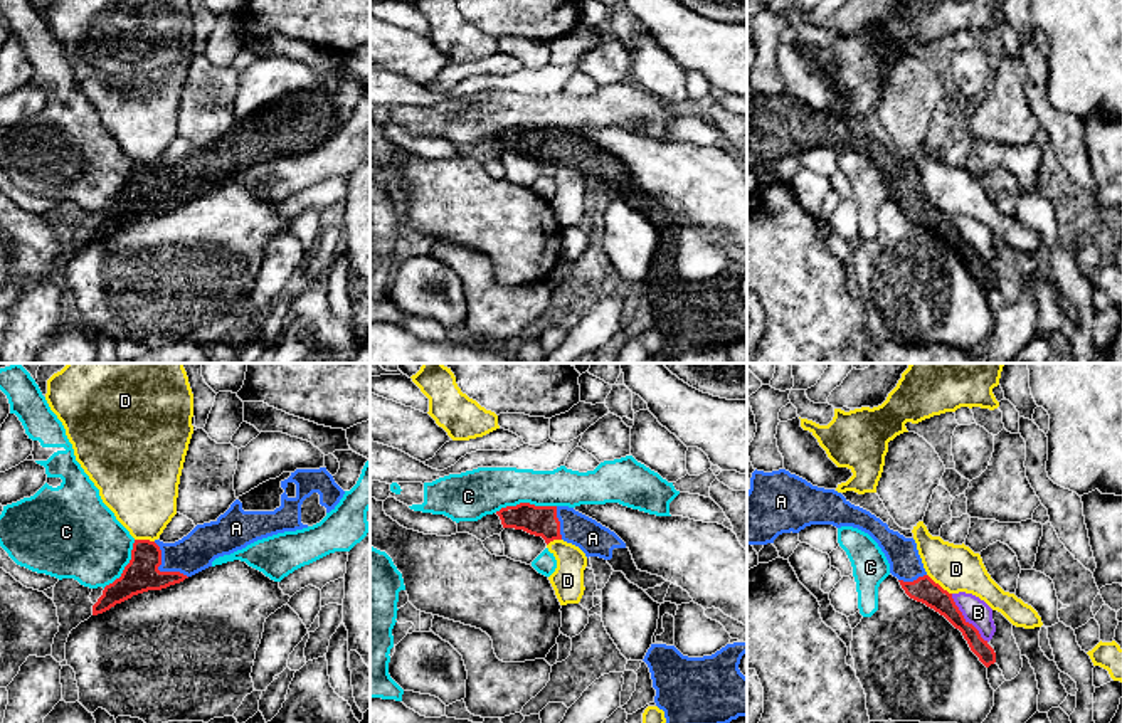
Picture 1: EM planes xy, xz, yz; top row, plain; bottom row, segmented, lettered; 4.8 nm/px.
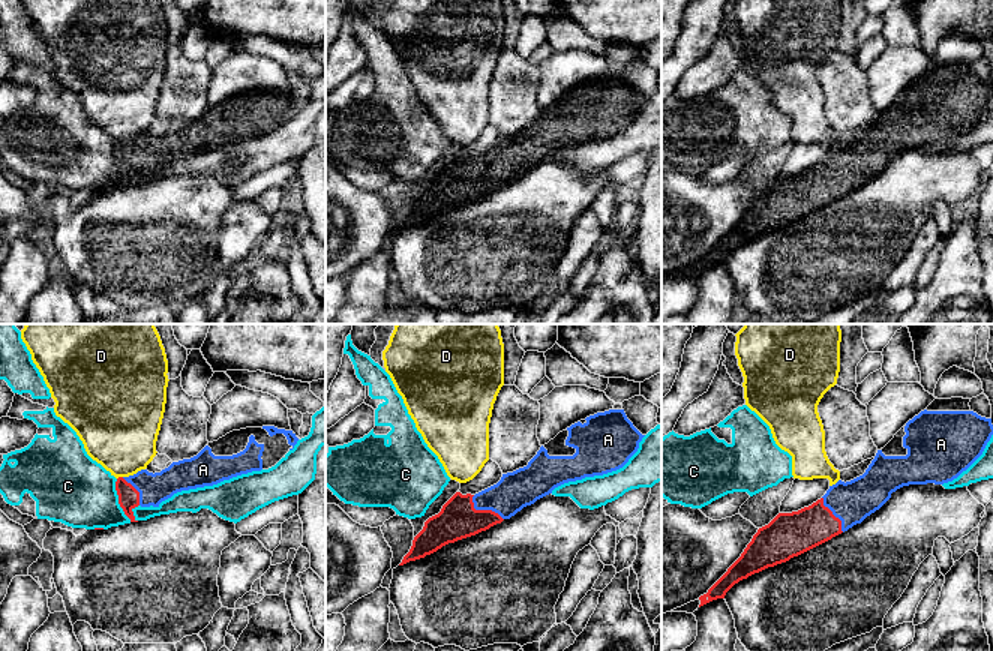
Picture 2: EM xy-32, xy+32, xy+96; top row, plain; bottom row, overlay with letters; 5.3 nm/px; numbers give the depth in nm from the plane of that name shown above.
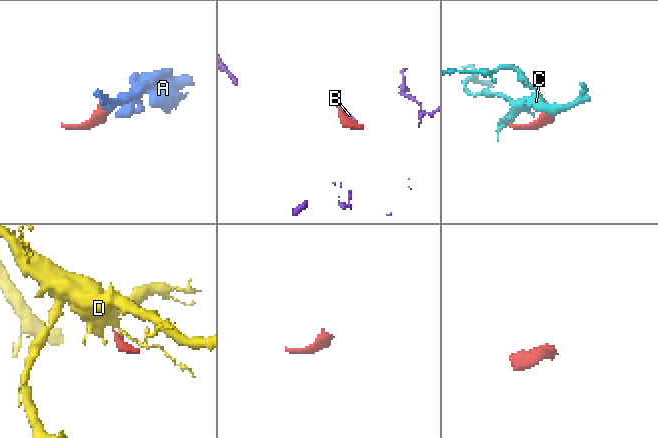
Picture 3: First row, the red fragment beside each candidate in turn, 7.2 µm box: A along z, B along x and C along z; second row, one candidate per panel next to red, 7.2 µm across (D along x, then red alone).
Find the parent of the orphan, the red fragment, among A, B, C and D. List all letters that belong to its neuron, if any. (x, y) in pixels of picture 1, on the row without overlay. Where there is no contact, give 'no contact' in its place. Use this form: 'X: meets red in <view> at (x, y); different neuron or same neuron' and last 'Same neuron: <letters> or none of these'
A: meets red in xy at (158, 194); same neuron
B: meets red in yz at (964, 242); different neuron
C: meets red in xz at (525, 126); different neuron
D: meets red in yz at (937, 207); different neuron
Same neuron: A

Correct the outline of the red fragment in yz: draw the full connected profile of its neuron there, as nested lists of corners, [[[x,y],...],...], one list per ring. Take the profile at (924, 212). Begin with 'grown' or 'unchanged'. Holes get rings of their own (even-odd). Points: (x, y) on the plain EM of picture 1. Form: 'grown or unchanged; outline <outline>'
grown; outline [[[786,92],[754,94],[747,114],[747,168],[767,168],[782,156],[799,156],[811,148],[853,150],[868,156],[885,177],[890,197],[905,217],[944,239],[967,264],[971,274],[989,291],[994,272],[969,247],[952,217],[925,195],[913,161],[888,151],[870,135],[851,128],[841,116],[812,109]]]

